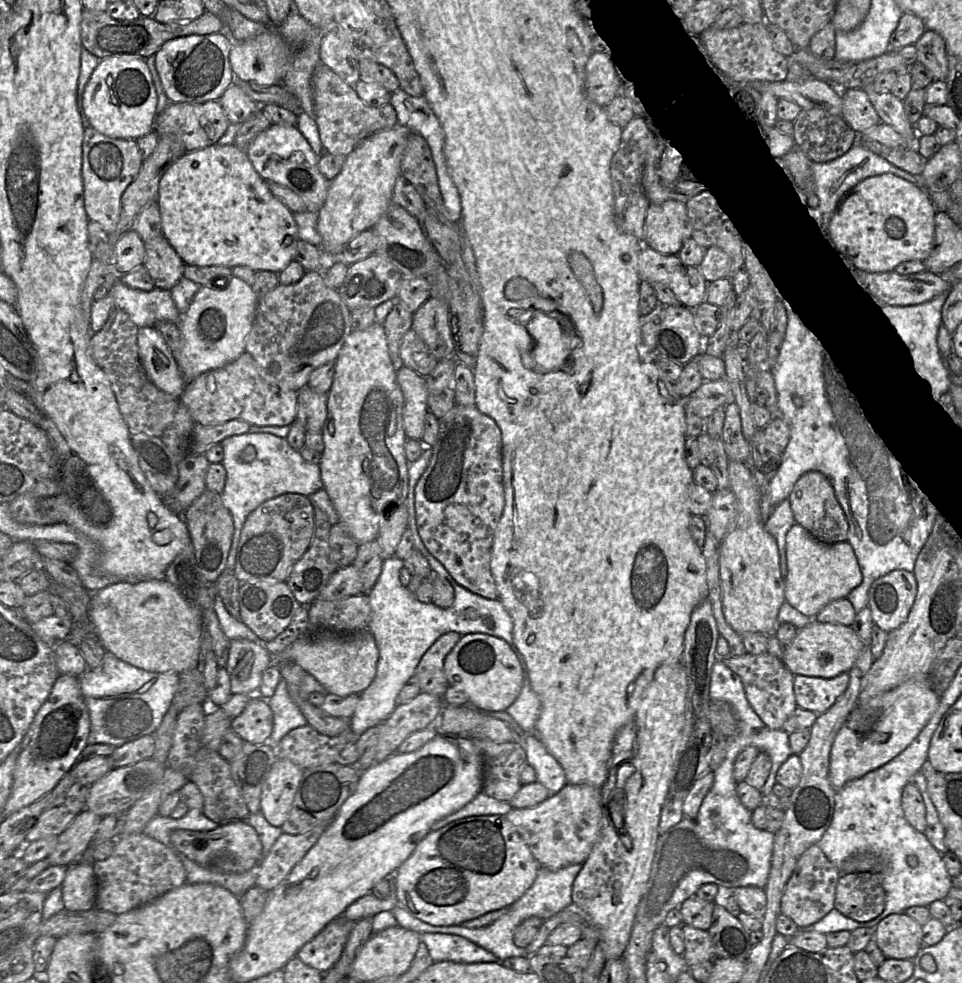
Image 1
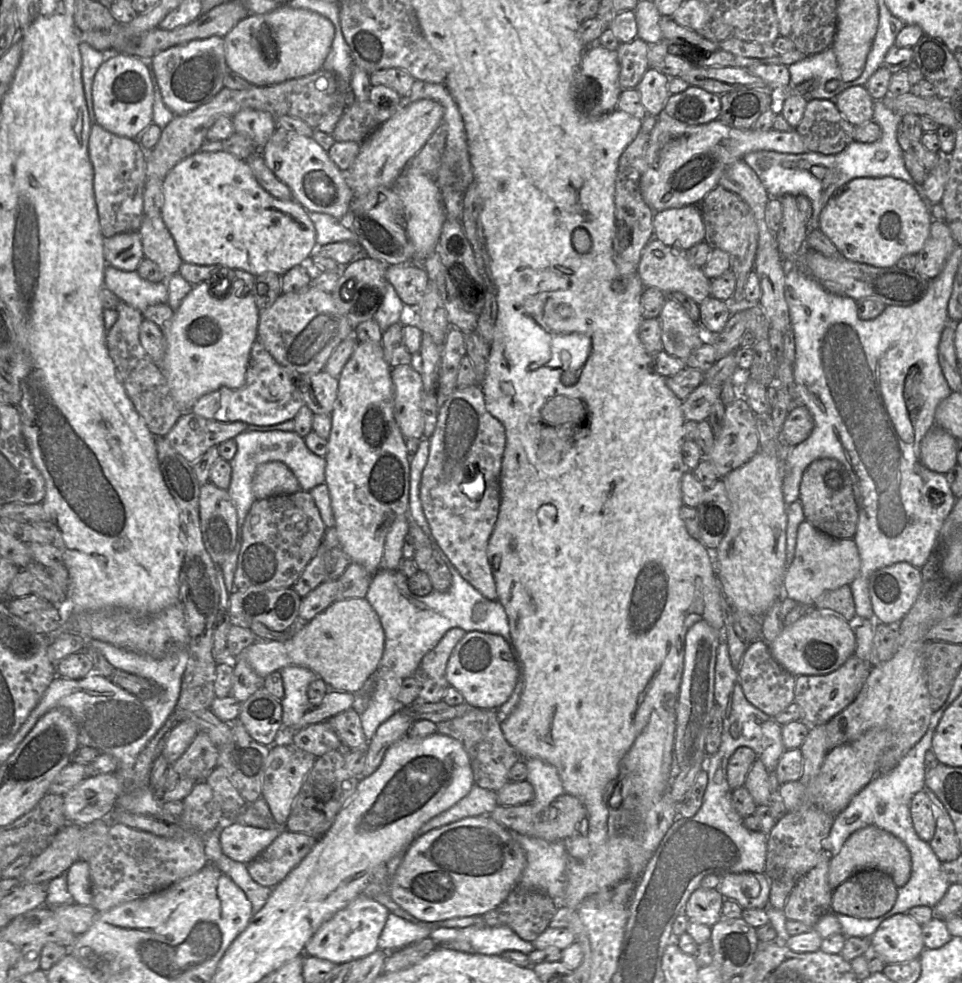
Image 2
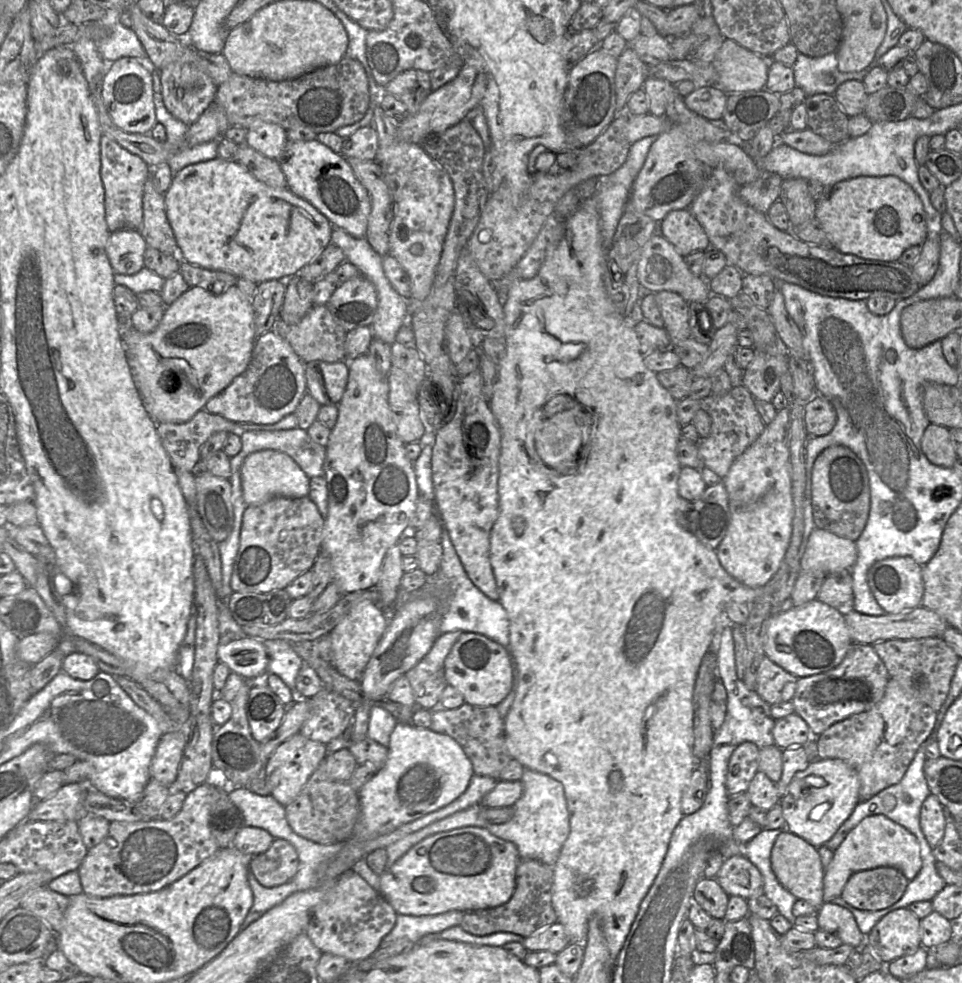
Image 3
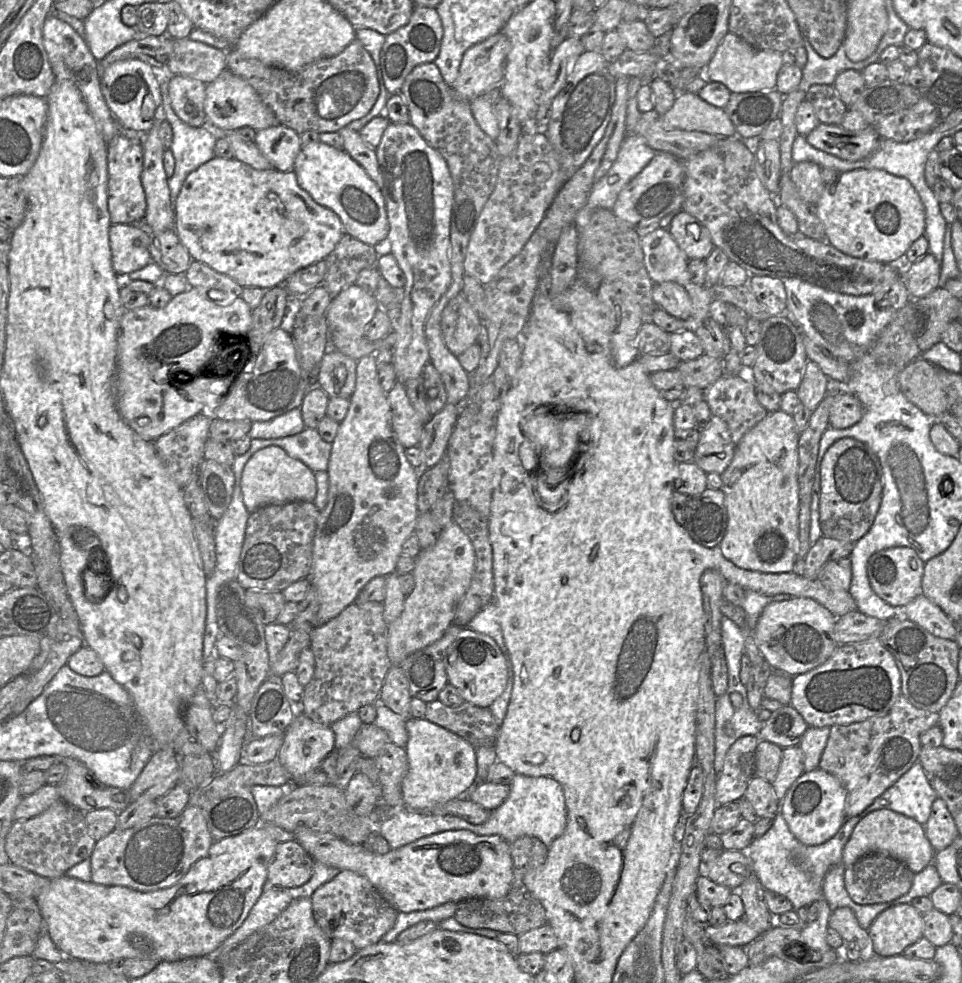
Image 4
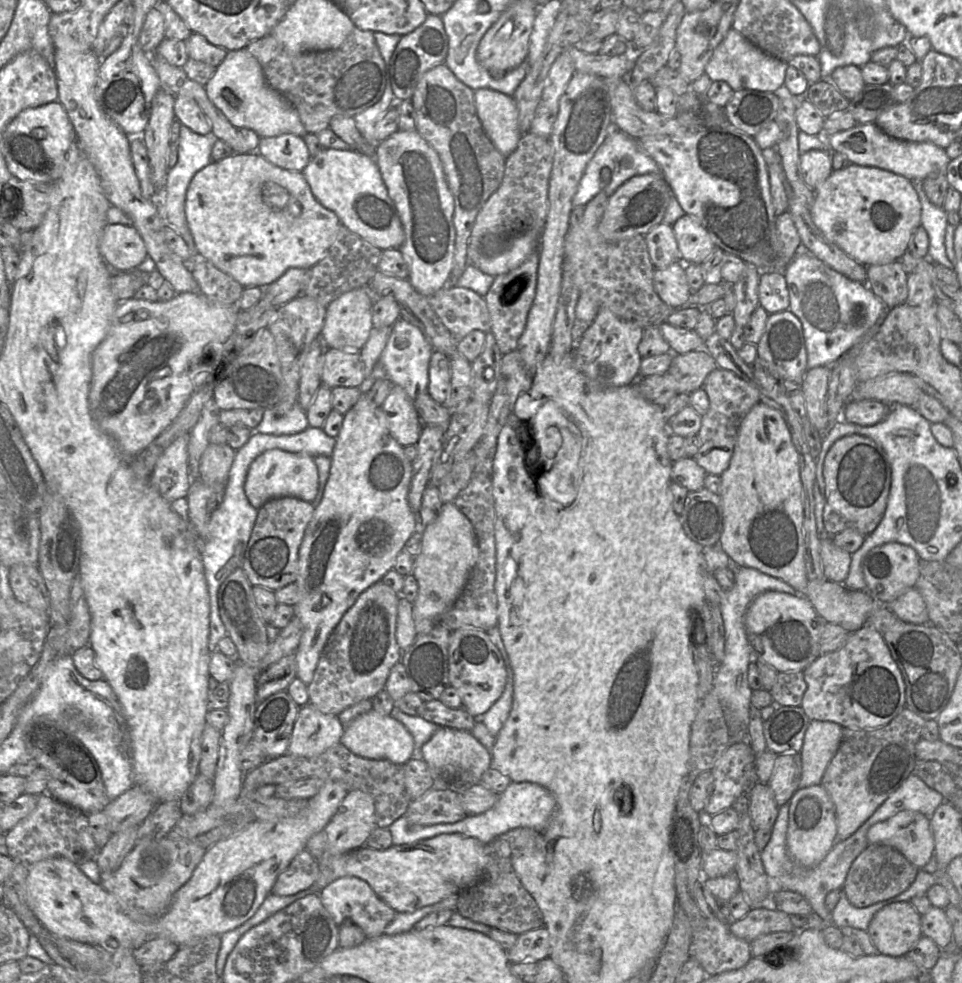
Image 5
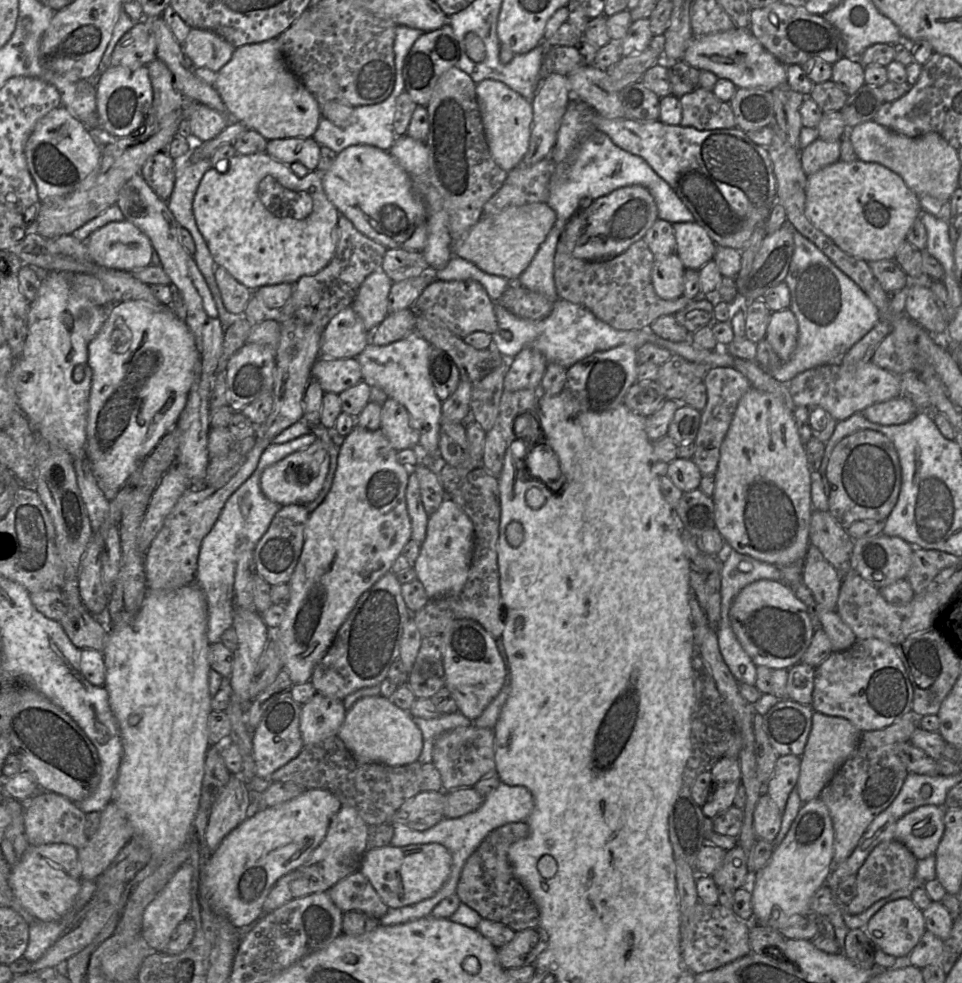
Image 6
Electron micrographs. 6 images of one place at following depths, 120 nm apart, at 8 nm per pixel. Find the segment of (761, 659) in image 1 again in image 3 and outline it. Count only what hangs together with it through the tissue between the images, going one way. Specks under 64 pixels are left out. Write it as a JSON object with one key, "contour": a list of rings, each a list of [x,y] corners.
{"contour":[[[764,656],[757,671],[755,692],[768,705],[792,700],[798,678]]]}

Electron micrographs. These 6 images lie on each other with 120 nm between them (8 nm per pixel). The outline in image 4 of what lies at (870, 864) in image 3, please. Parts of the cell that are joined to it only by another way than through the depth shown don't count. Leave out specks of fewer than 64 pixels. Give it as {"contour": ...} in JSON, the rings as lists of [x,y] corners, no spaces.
{"contour":[[[882,809],[871,812],[855,826],[844,847],[842,865],[849,867],[861,857],[875,852],[890,855],[905,863],[913,873],[917,874],[933,863],[935,851],[925,834],[925,826],[897,812]]]}

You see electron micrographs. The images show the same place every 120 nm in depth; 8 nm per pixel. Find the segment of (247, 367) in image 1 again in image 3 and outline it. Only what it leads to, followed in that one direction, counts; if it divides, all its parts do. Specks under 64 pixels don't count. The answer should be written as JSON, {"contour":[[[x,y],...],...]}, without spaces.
{"contour":[[[273,330],[256,339],[248,368],[221,393],[212,397],[204,410],[237,424],[275,424],[294,413],[307,393],[306,365],[291,345]]]}

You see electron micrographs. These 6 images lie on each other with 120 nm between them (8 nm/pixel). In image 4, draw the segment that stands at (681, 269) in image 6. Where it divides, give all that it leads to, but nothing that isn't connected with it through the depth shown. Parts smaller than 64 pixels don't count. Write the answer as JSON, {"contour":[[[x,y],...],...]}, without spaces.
{"contour":[[[675,282],[654,284],[653,300],[658,307],[664,309],[671,316],[683,321],[690,321],[692,305],[686,289]]]}

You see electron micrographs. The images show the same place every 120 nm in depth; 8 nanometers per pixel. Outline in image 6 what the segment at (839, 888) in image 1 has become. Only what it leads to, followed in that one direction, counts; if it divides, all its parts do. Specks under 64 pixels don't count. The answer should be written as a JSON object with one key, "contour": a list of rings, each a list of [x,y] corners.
{"contour":[[[898,840],[881,842],[871,851],[856,873],[856,896],[843,908],[846,912],[857,915],[880,899],[906,887],[916,875],[917,861],[913,853]]]}

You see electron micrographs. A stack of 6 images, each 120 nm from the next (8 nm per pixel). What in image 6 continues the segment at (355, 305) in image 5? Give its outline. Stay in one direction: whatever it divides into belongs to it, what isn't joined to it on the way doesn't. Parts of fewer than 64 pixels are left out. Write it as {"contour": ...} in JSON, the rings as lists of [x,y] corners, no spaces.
{"contour":[[[351,306],[337,313],[325,326],[320,341],[320,356],[356,358],[370,342],[370,332]]]}

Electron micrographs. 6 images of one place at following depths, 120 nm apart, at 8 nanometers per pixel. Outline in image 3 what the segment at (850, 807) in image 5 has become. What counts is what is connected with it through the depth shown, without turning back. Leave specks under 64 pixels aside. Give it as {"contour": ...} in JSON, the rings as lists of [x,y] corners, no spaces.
{"contour":[[[890,678],[882,700],[872,709],[836,722],[817,736],[817,759],[840,759],[851,766],[860,780],[860,800],[868,800],[897,784],[919,747],[934,729],[937,713]]]}

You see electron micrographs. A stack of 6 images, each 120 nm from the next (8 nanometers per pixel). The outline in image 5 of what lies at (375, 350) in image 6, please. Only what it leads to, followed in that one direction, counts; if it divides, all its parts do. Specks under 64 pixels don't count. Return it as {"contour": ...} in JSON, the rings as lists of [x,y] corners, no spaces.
{"contour":[[[399,318],[390,328],[388,341],[379,361],[385,367],[392,384],[403,388],[414,402],[418,395],[428,393],[428,369],[433,351],[431,344],[418,327]]]}

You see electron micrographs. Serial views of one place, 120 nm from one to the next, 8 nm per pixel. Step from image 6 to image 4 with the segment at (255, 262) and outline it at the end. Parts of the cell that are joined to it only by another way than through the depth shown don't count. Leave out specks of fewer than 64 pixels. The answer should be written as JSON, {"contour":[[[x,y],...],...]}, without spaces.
{"contour":[[[213,157],[192,171],[181,187],[177,200],[173,205],[173,210],[174,229],[193,260],[200,261],[215,271],[229,276],[242,287],[258,287],[264,290],[284,285],[286,279],[299,269],[325,259],[344,233],[343,224],[337,214],[329,208],[316,203],[309,193],[299,186],[296,174],[293,171],[282,172],[275,168],[257,170],[235,158]]]}

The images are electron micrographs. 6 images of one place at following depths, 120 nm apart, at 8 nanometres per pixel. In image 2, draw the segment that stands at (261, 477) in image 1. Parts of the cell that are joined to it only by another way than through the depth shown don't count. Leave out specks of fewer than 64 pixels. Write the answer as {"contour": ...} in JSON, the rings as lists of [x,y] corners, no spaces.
{"contour":[[[246,430],[238,434],[234,440],[237,445],[237,450],[233,459],[229,461],[231,465],[231,480],[227,491],[237,512],[237,533],[234,548],[221,565],[226,589],[230,594],[235,590],[233,580],[241,549],[243,524],[250,508],[256,501],[252,492],[252,481],[257,467],[271,461],[284,463],[297,478],[301,491],[306,492],[325,483],[326,468],[325,457],[318,456],[311,452],[306,446],[304,438],[294,431]]]}

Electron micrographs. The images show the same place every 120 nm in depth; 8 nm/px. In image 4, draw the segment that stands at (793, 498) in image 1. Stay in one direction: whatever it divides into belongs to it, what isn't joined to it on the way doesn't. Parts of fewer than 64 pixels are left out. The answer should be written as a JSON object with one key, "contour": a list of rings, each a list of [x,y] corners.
{"contour":[[[850,437],[836,440],[826,451],[820,468],[819,523],[822,536],[855,543],[874,522],[883,491],[883,470],[878,456]]]}

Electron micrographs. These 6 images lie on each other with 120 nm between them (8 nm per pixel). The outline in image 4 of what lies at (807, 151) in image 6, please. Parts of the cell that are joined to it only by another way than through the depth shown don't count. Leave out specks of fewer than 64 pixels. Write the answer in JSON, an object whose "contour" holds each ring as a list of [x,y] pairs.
{"contour":[[[811,161],[794,163],[789,172],[799,196],[811,205],[816,204],[824,188],[820,172],[821,167]]]}

